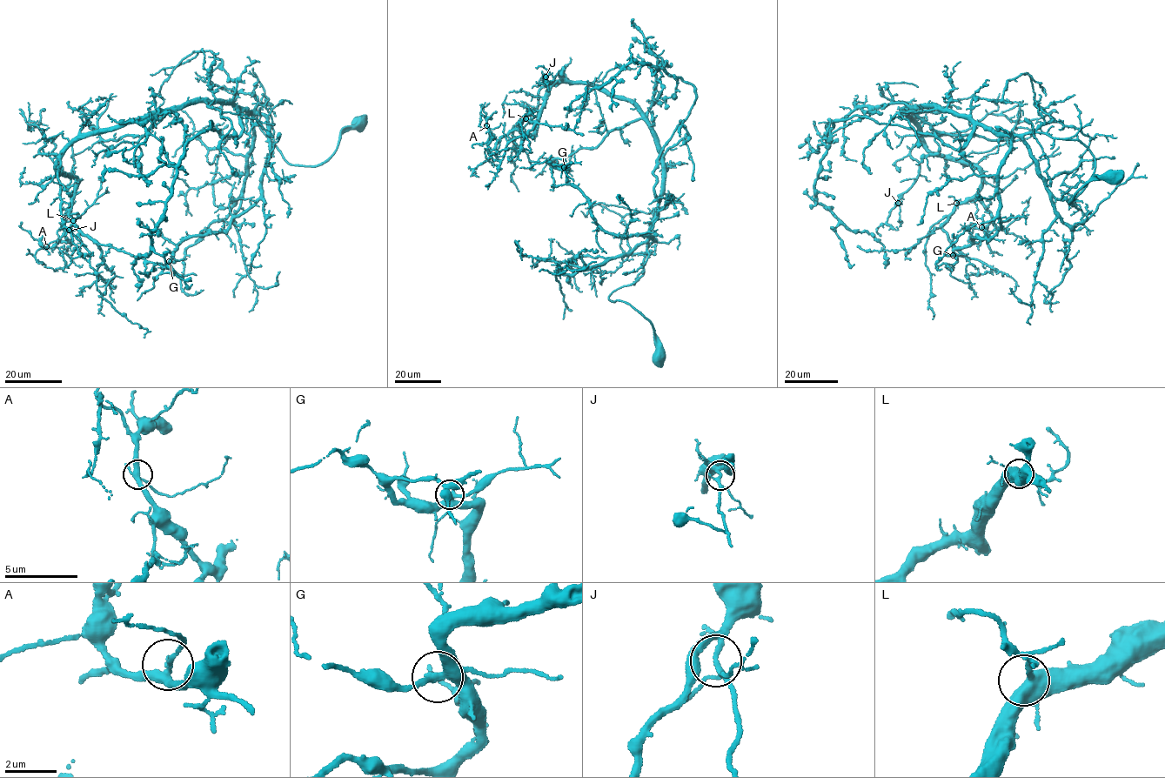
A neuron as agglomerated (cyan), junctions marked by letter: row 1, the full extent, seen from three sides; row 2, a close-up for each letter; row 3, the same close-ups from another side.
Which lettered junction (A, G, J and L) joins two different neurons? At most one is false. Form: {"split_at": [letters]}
{"split_at": []}

